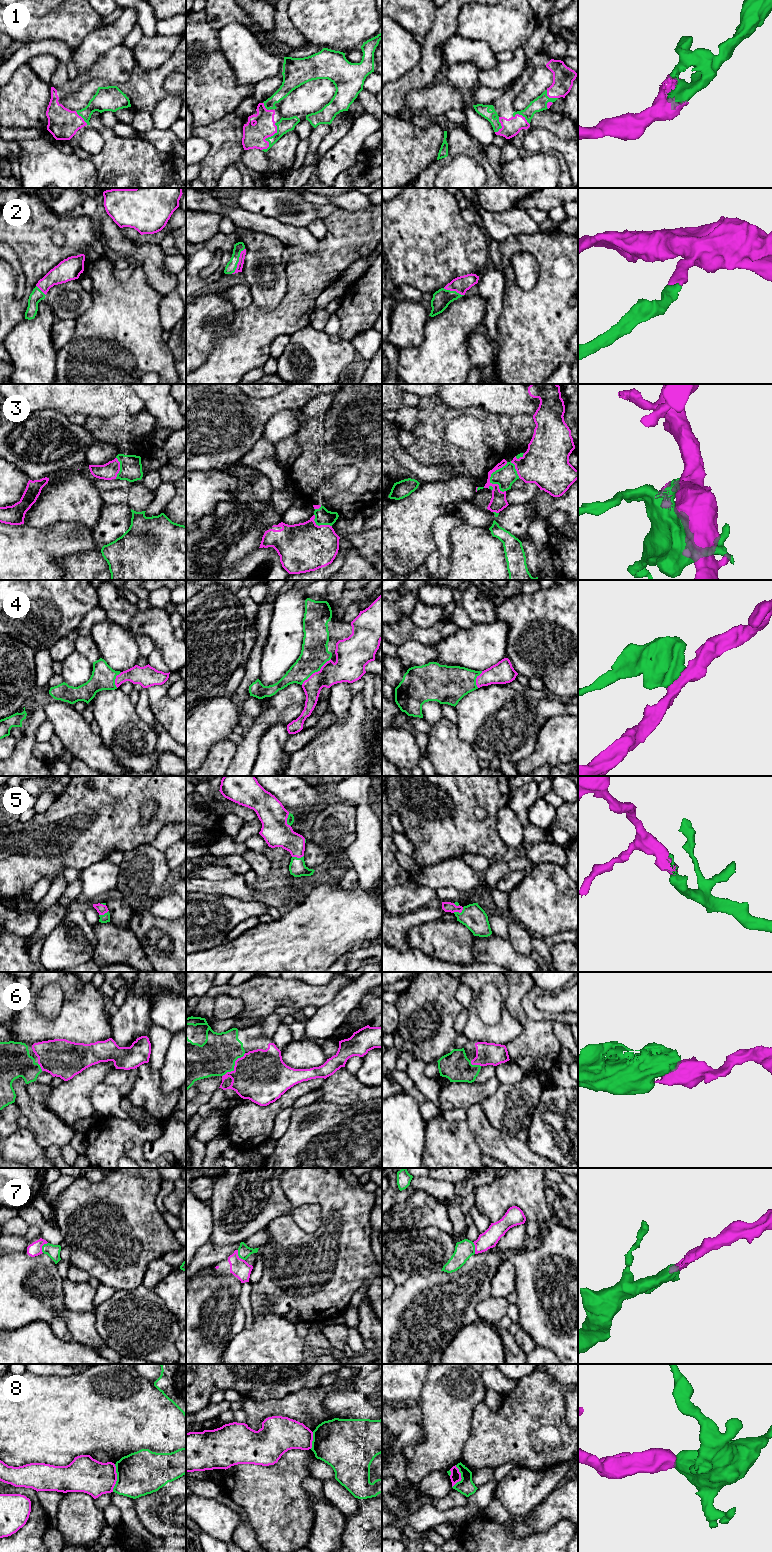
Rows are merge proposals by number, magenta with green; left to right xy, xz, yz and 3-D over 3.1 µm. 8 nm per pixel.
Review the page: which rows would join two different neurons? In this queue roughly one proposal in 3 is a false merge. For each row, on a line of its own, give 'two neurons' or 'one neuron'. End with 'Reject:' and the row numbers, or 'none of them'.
1: one neuron
2: one neuron
3: one neuron
4: one neuron
5: one neuron
6: one neuron
7: one neuron
8: two neurons
Reject: 8

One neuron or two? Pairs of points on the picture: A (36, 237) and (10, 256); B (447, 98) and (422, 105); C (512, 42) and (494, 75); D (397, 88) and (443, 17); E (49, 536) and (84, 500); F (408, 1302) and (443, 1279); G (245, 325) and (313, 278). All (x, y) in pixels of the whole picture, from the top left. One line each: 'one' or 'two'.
A: two
B: one
C: two
D: one
E: two
F: one
G: one

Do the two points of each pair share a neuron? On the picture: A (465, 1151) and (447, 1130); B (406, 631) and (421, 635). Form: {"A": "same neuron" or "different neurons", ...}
{"A": "same neuron", "B": "same neuron"}

